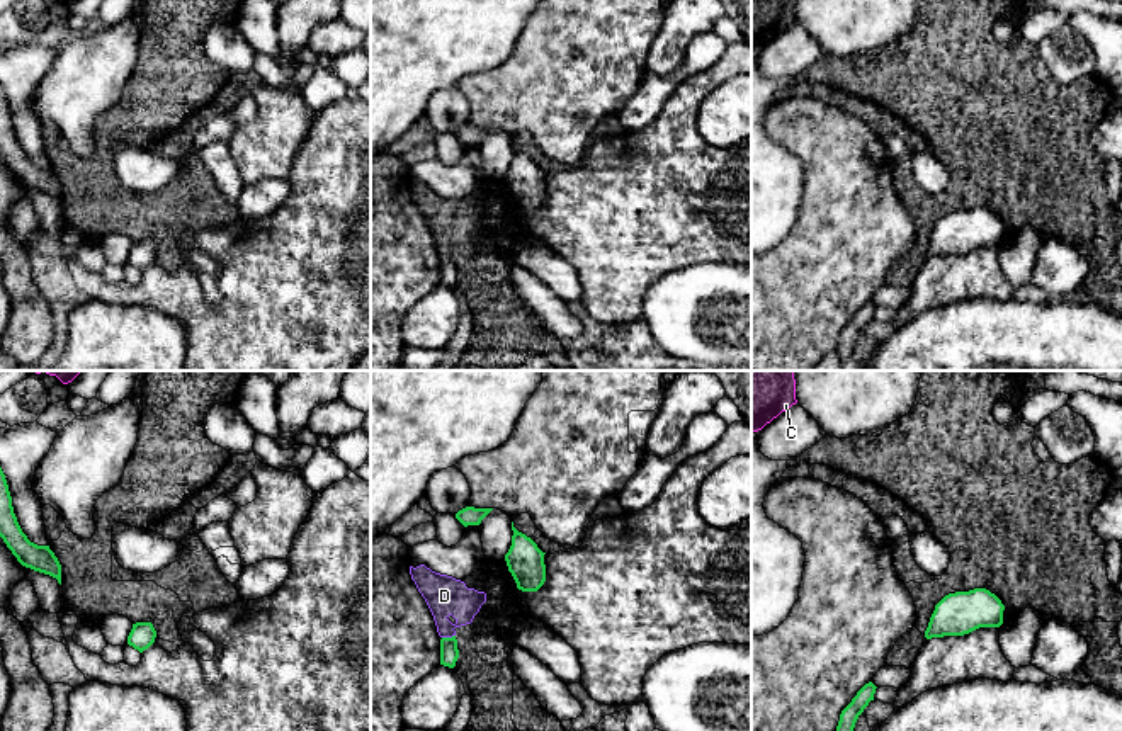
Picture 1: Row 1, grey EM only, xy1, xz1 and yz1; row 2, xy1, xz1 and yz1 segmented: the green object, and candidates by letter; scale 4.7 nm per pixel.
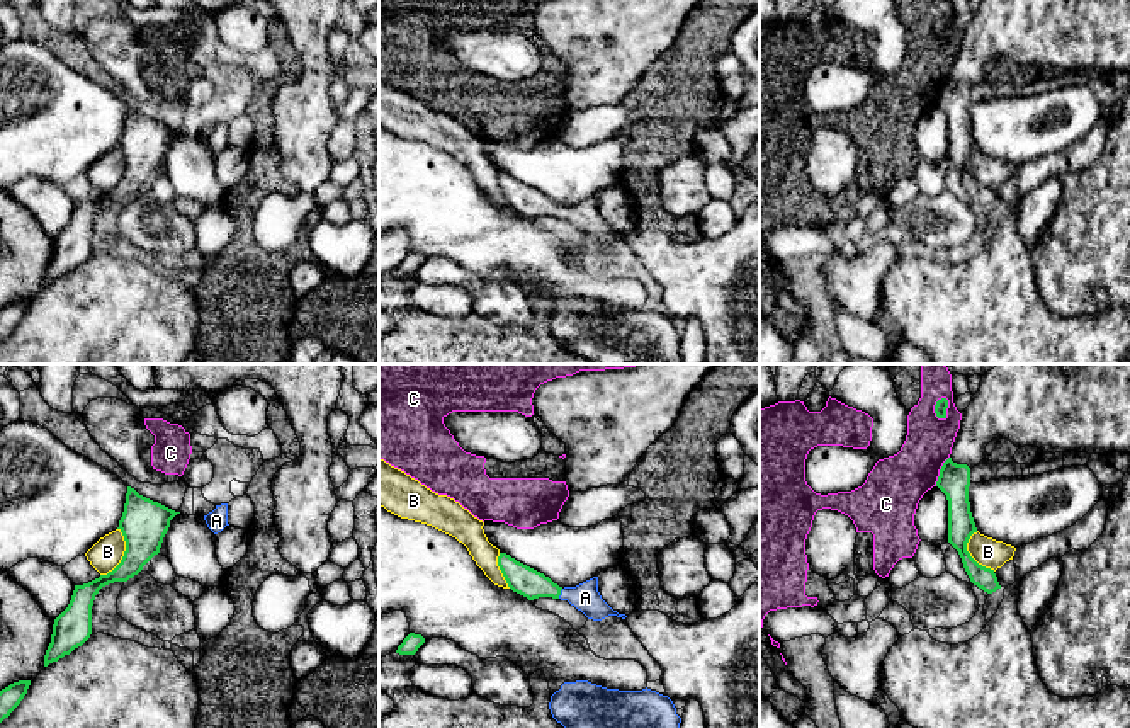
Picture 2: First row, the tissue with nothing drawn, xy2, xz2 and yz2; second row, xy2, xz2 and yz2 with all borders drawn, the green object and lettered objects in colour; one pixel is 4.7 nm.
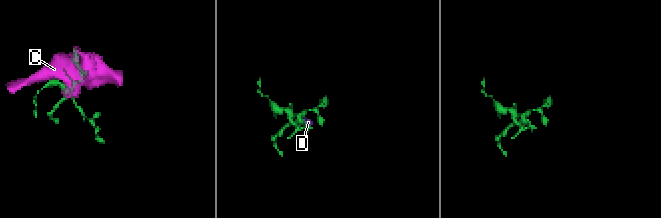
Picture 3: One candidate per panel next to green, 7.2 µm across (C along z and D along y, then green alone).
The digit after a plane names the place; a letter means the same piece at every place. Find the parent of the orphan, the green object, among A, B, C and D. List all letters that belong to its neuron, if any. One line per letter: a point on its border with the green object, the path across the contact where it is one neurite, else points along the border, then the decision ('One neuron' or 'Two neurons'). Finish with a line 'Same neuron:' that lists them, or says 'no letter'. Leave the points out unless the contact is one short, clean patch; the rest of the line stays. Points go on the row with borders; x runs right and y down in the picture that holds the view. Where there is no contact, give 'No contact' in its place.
A: Touches green at xz2 (559, 594). Path across: xz2 (522, 579), (559, 594), (585, 597). One neuron
B: Touches green at xy2 (124, 555). Two neurons
C: Touches green at yz2 (945, 410). Two neurons
D: Touches green at xz1 (447, 638). Boundary: xz1 (454, 634), (442, 638). Two neurons
Same neuron: A

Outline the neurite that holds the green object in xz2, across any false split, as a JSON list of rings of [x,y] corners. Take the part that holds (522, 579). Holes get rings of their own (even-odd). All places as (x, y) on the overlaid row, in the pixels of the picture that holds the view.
[[[500,553],[498,566],[508,583],[508,587],[527,597],[528,600],[539,597],[552,597],[568,600],[578,611],[581,611],[588,619],[602,621],[608,616],[617,616],[625,619],[625,614],[613,611],[598,592],[598,577],[593,577],[576,587],[559,587],[544,573],[517,561],[506,553]]]

